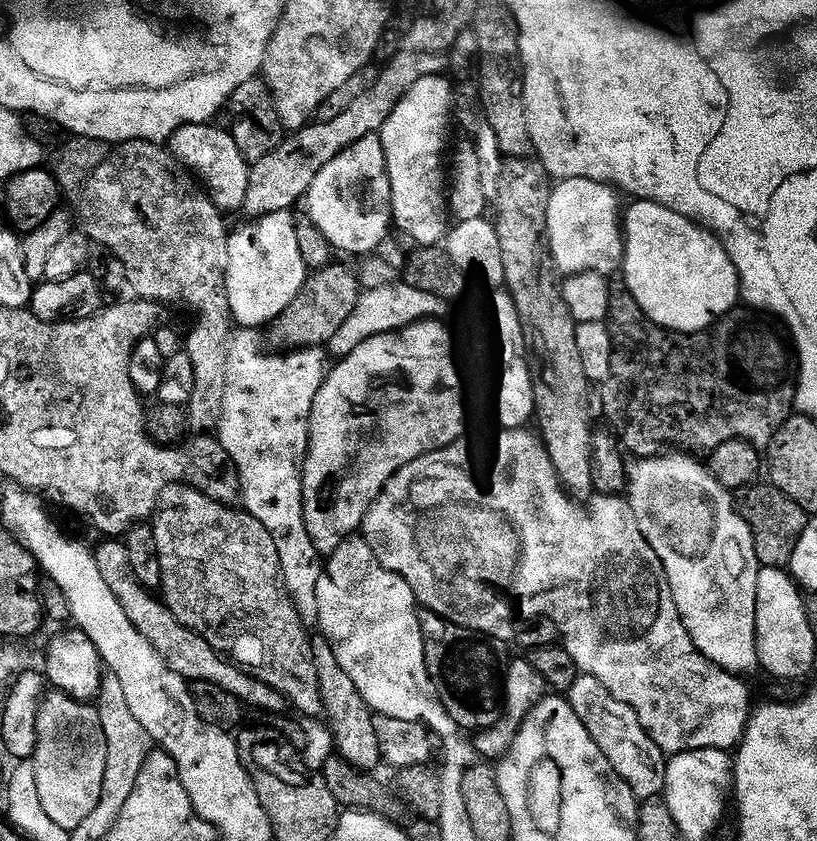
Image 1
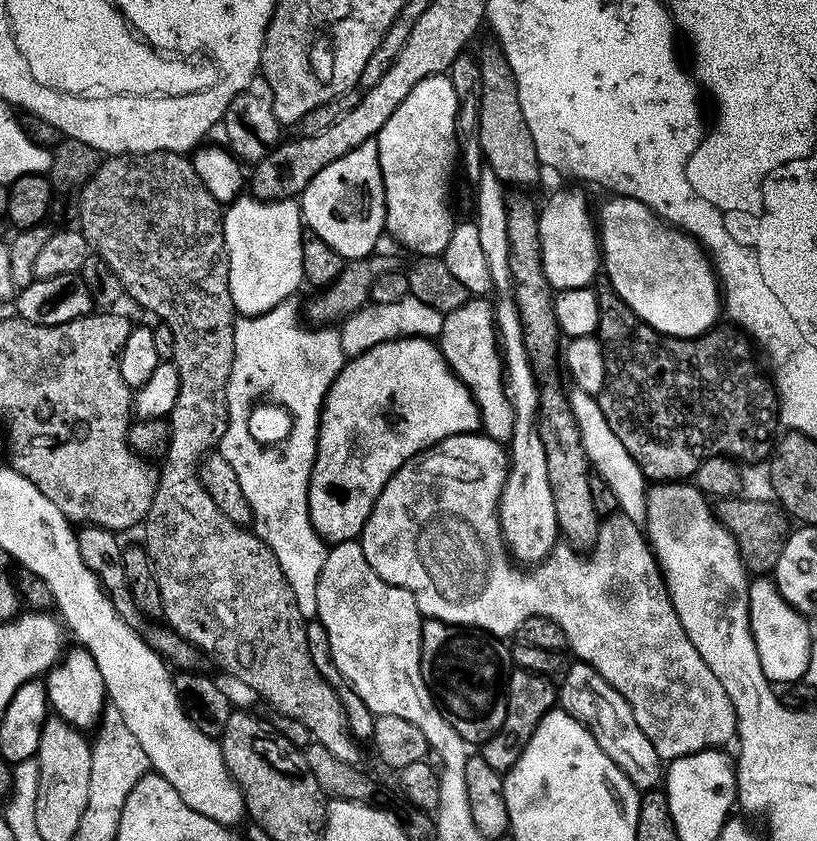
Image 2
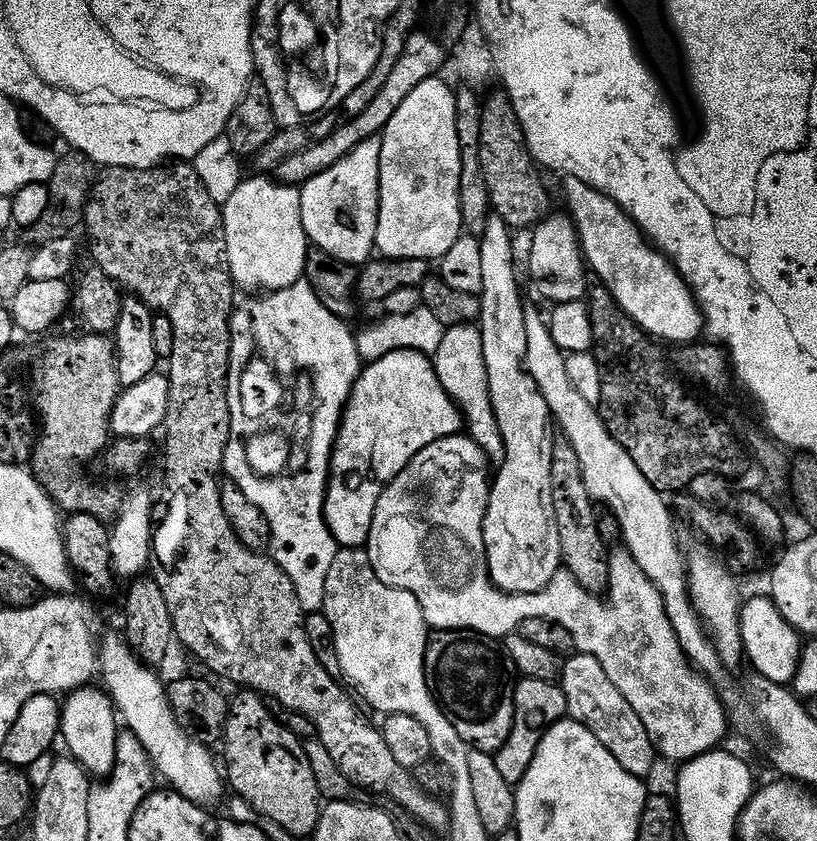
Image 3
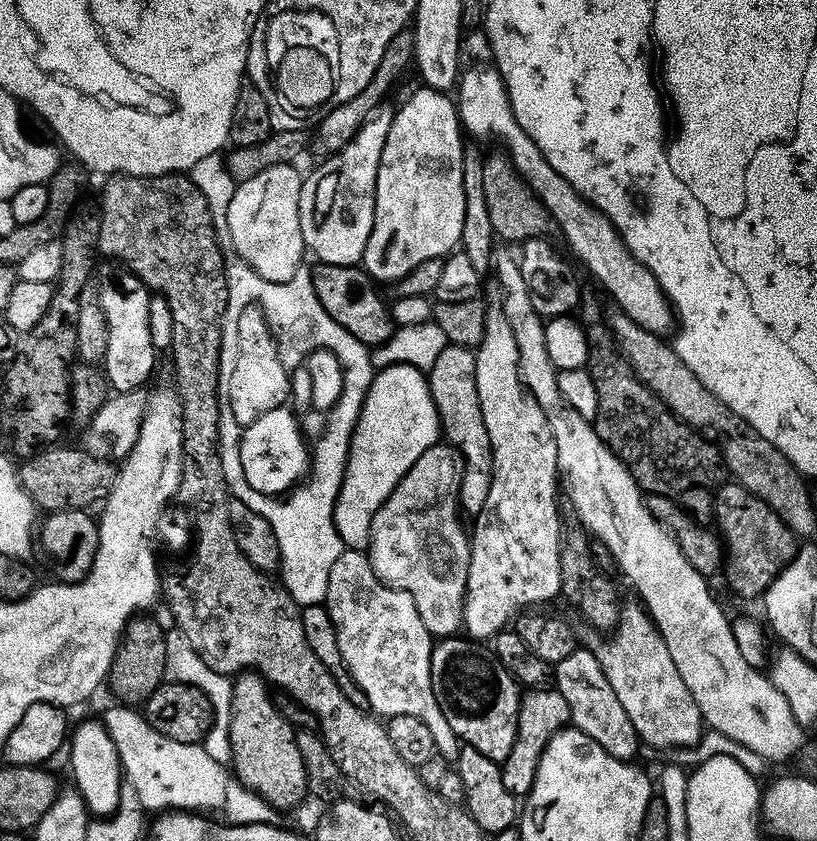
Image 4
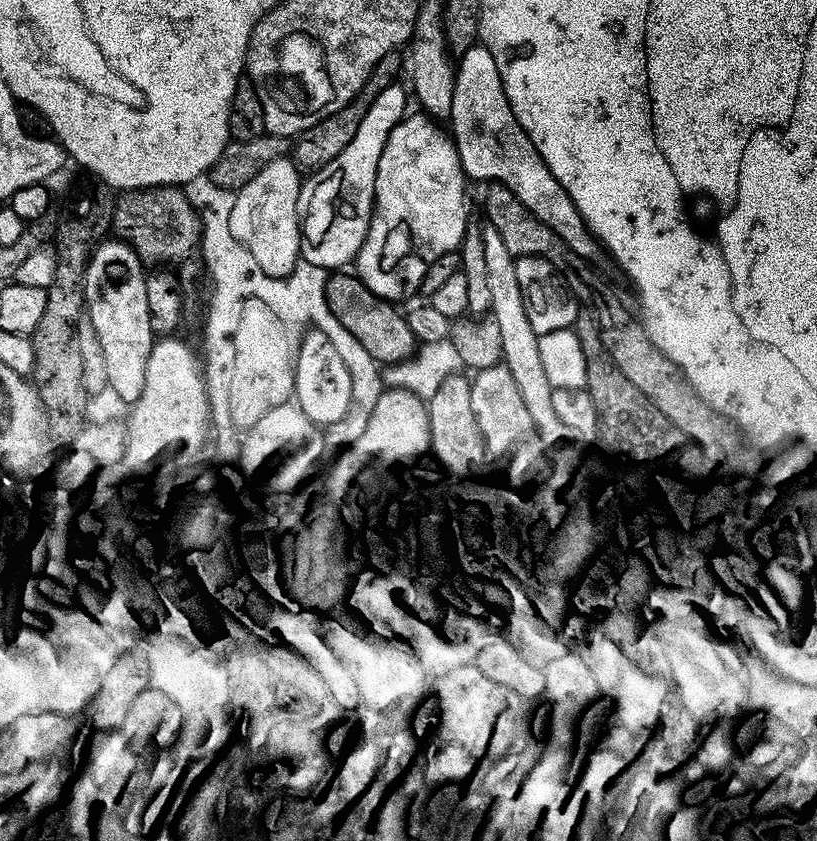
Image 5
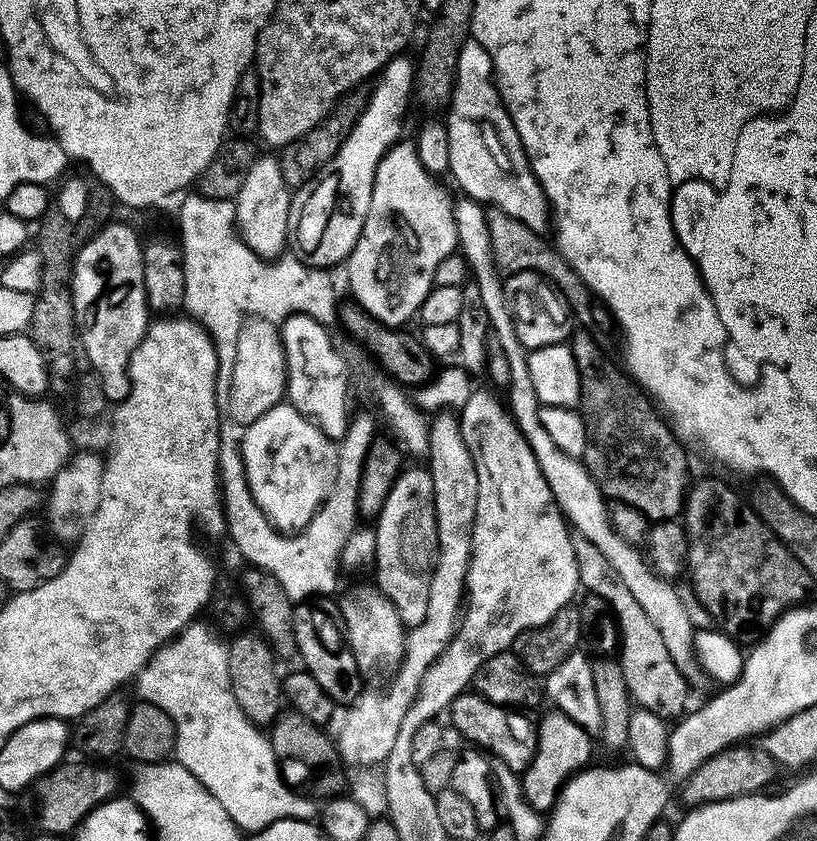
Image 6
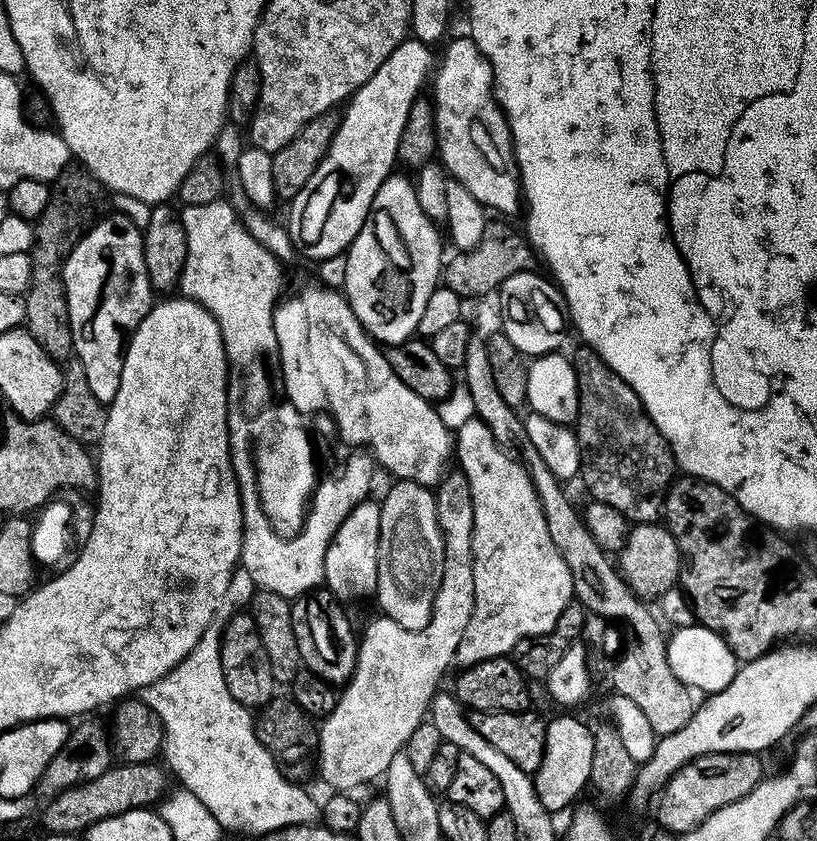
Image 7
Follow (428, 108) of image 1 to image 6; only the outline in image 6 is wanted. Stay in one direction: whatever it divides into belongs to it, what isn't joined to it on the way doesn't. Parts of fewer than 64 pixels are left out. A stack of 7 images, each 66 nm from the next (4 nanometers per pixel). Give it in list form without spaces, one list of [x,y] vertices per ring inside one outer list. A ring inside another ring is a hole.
[[[404,142],[393,144],[391,150],[382,158],[382,162],[378,162],[378,170],[374,174],[374,190],[370,198],[370,210],[366,214],[366,222],[362,226],[362,234],[346,261],[348,284],[352,287],[351,299],[355,301],[355,303],[361,304],[378,322],[393,326],[407,325],[407,320],[410,319],[411,316],[413,319],[413,317],[419,313],[422,302],[428,297],[430,290],[434,287],[435,270],[438,268],[438,264],[448,255],[457,251],[456,223],[454,222],[454,210],[452,209],[454,196],[451,196],[439,182],[441,181],[437,179],[435,175],[432,175],[423,168],[422,162],[419,161],[417,145],[412,142],[410,142],[410,144],[404,144]]]

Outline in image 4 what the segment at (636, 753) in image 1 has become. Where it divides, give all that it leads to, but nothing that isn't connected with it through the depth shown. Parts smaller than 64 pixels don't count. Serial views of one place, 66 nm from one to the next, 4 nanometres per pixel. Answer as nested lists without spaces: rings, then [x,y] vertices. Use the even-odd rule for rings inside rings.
[[[578,650],[570,654],[570,658],[562,658],[562,662],[554,665],[554,686],[562,694],[562,698],[566,698],[572,715],[571,723],[575,728],[598,742],[598,746],[602,746],[602,750],[606,750],[614,758],[625,762],[637,759],[636,751],[642,748],[641,738],[634,728],[634,722],[630,722],[630,714],[622,710],[618,694],[614,694],[610,682],[604,677],[595,651]]]

